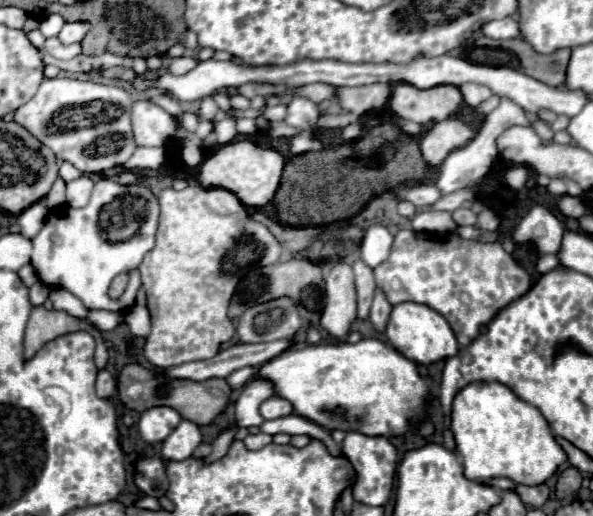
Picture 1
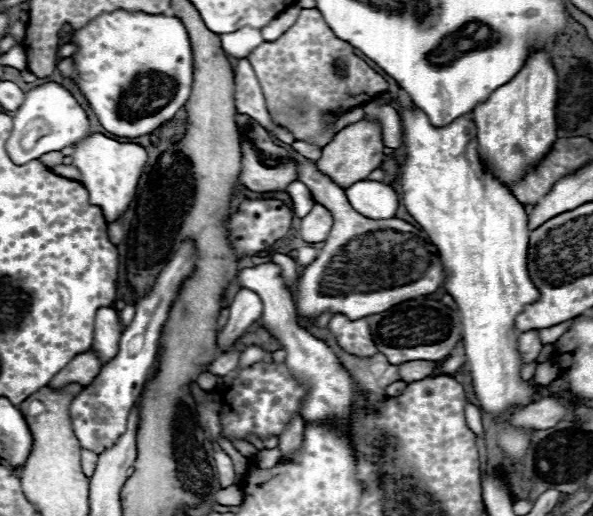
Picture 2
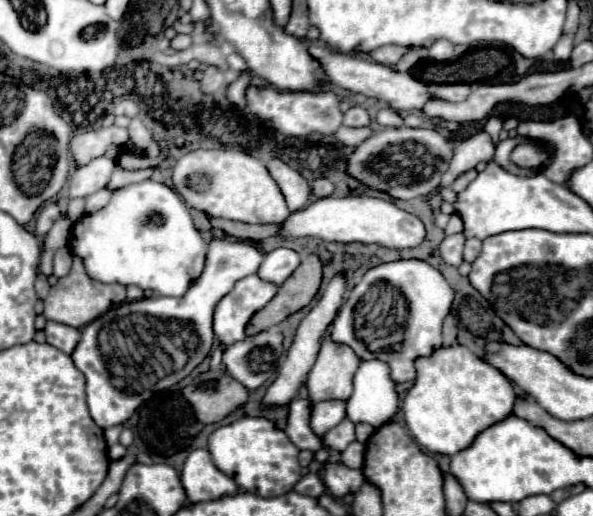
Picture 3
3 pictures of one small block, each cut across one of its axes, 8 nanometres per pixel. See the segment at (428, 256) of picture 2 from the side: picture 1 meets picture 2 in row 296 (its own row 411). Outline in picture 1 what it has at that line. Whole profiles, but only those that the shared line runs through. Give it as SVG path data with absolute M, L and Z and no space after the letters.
M364 338L358 344L318 344L304 346L298 350L286 350L276 358L264 362L258 372L260 378L270 380L276 396L286 398L298 416L308 418L326 430L344 430L344 432L362 432L370 436L400 436L410 428L410 418L418 414L422 400L428 398L428 378L420 374L416 362L410 362L398 350L380 342L378 338Z

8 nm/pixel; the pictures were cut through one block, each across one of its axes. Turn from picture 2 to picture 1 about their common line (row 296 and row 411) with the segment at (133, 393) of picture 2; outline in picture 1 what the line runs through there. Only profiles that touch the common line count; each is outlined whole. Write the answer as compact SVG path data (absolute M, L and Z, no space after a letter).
M168 406L148 408L140 414L140 420L138 420L140 438L146 444L164 442L166 436L174 430L174 426L178 426L180 420L182 420L182 416L176 410L170 410Z

